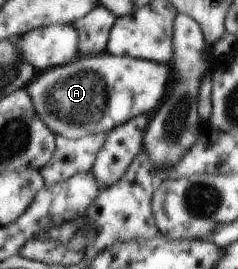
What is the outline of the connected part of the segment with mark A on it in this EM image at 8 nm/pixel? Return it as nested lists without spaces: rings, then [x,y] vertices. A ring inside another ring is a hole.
[[[109,51],[99,55],[77,57],[75,63],[54,67],[37,74],[37,81],[26,90],[32,95],[38,115],[58,136],[81,139],[100,135],[155,111],[172,74],[170,64],[116,56]]]

